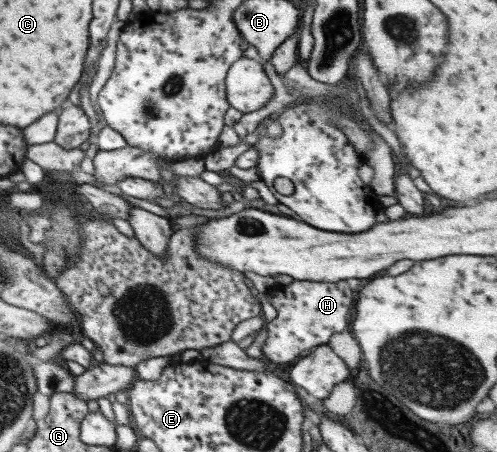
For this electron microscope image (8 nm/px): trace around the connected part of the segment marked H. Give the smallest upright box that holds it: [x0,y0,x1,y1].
[260,280,352,365]

